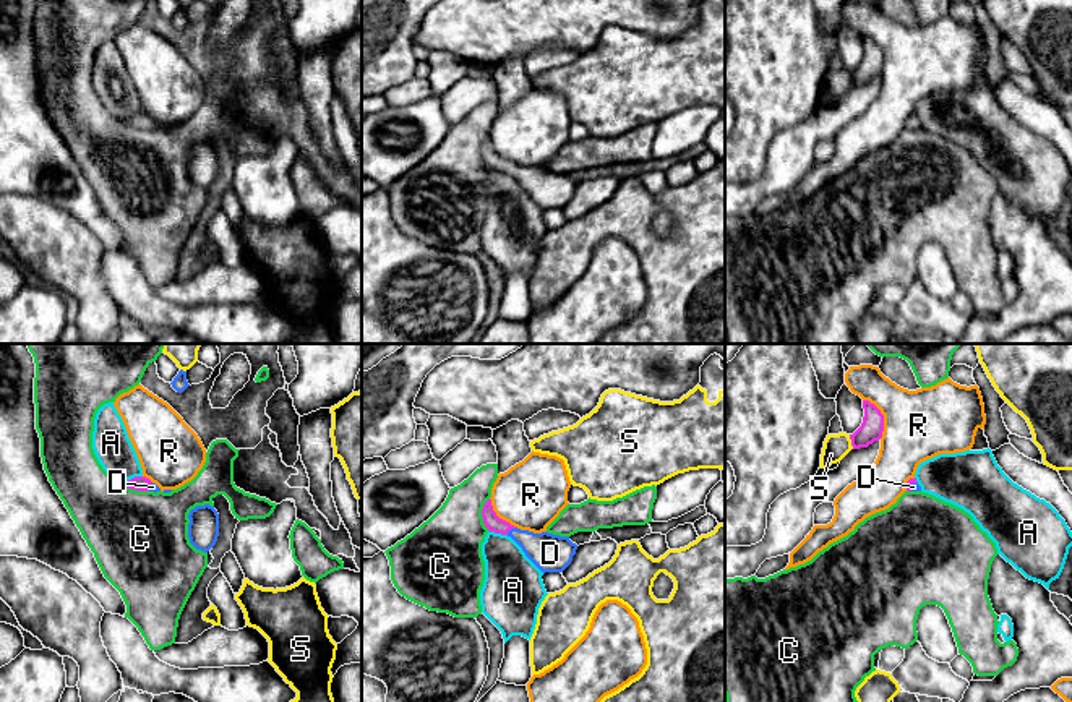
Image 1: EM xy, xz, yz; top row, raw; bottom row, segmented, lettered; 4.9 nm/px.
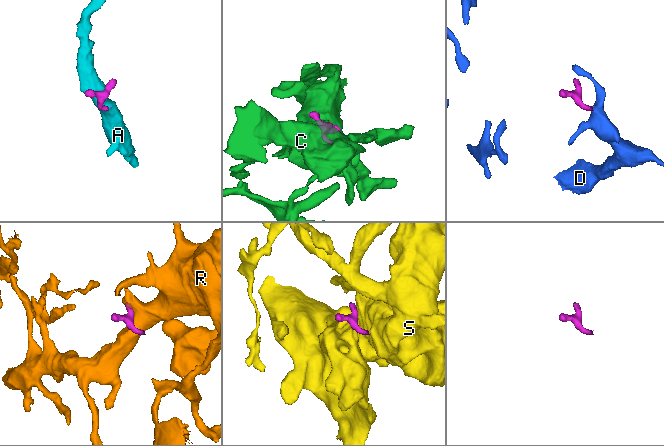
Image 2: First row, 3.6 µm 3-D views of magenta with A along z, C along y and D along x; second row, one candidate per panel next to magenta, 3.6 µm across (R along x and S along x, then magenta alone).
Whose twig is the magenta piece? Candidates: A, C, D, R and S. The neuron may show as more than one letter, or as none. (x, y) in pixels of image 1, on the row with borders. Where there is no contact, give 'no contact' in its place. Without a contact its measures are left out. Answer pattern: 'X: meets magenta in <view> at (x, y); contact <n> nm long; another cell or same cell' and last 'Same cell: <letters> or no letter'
A: meets magenta in xy at (132, 479); contact 100 nm long; another cell
C: meets magenta in xz at (482, 514); contact 170 nm long; another cell
D: meets magenta in xz at (511, 527); contact 70 nm long; same cell
R: meets magenta in yz at (883, 417); contact 220 nm long; another cell
S: meets magenta in yz at (852, 441); contact 80 nm long; another cell
Same cell: D

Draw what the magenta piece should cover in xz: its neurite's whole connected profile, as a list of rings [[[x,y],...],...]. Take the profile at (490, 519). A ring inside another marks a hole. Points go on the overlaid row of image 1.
[[[491,499],[483,504],[482,517],[490,532],[511,537],[543,574],[563,572],[576,554],[577,545],[569,537],[521,530],[500,519],[493,511]]]

